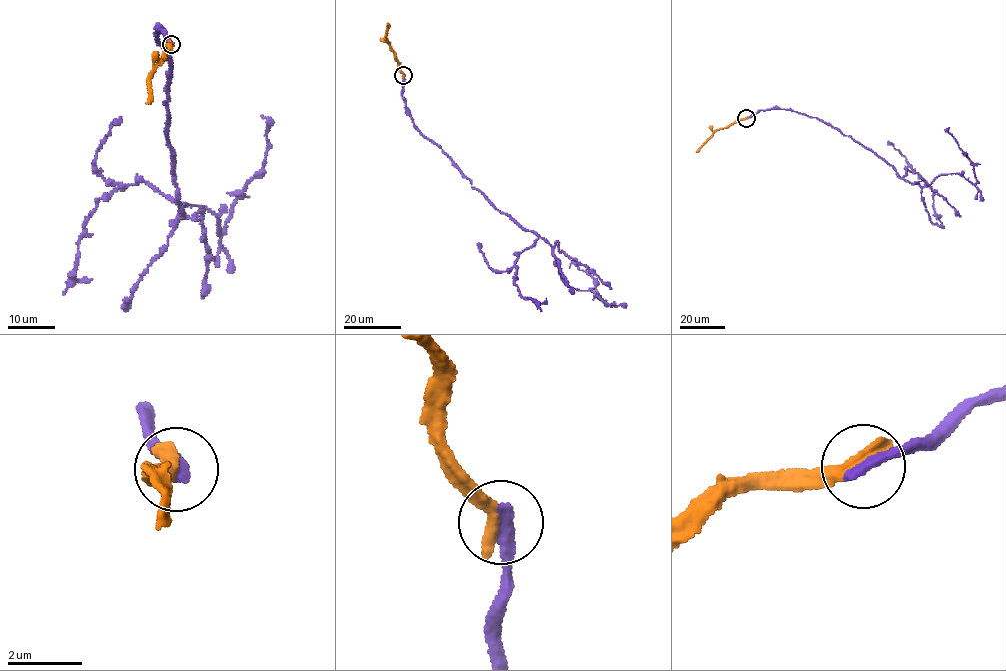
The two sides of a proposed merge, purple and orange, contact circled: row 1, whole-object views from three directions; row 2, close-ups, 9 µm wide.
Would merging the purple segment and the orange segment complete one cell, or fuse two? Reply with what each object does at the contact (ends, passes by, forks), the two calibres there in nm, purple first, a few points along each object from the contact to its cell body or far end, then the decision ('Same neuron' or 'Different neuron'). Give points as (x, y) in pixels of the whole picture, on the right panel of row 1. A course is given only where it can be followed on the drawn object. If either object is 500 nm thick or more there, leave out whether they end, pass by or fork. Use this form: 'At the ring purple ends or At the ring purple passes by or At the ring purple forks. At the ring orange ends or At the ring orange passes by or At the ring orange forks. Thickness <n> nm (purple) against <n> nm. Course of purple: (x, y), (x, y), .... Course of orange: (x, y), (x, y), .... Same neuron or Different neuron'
At the ring purple ends. At the ring orange ends. Thickness 360 nm (purple) against 460 nm. Course of purple: (746, 118), (791, 109), (848, 136), (907, 181), (925, 187), (957, 173), (974, 184), (973, 167), (949, 127). Course of orange: (746, 117), (718, 129), (696, 152). Different neuron

